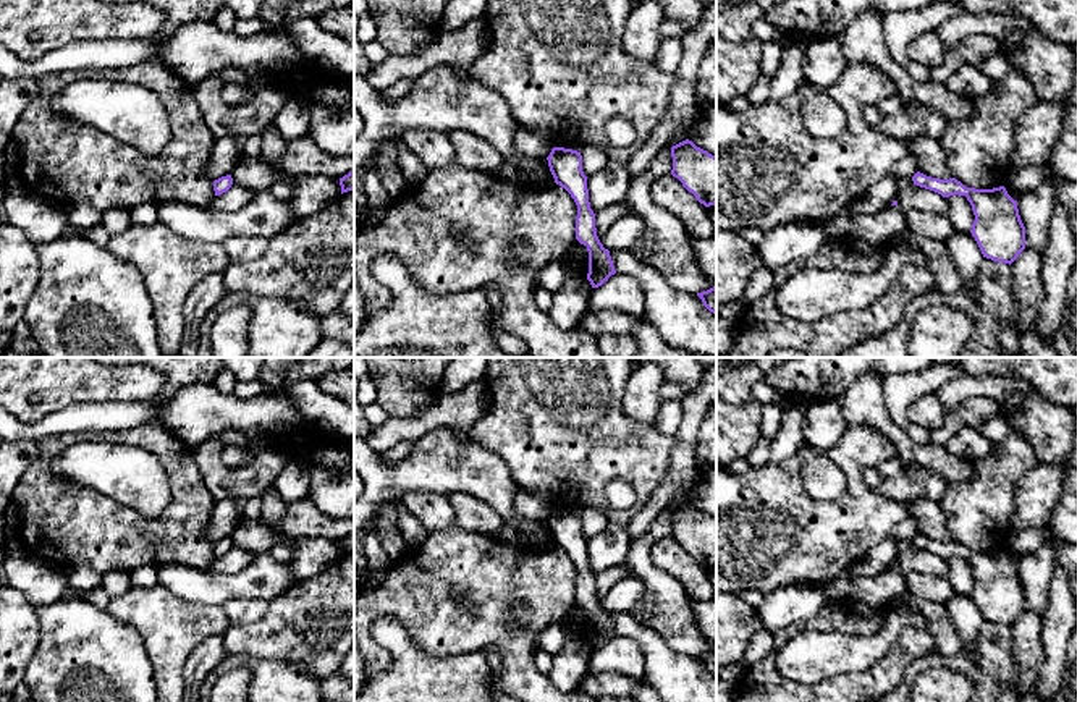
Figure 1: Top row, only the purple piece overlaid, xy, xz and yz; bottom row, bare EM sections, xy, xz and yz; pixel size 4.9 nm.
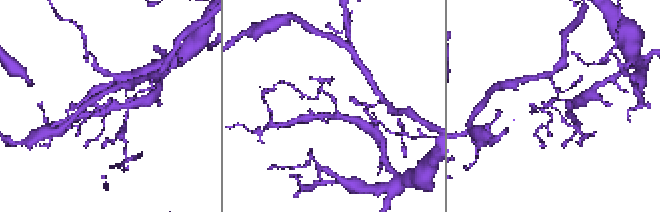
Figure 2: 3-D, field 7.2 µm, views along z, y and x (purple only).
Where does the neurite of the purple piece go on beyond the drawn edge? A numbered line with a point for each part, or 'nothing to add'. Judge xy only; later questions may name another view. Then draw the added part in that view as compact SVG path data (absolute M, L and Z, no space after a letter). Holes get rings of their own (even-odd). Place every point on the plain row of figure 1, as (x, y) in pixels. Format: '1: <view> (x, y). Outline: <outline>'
nothing to add

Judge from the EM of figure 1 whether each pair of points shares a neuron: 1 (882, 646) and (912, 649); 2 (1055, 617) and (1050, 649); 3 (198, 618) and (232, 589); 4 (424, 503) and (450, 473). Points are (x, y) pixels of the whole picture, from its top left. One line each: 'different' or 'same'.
1: different
2: same
3: different
4: different

